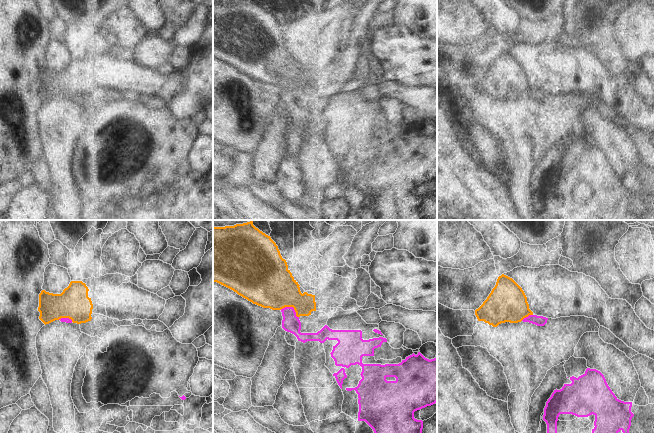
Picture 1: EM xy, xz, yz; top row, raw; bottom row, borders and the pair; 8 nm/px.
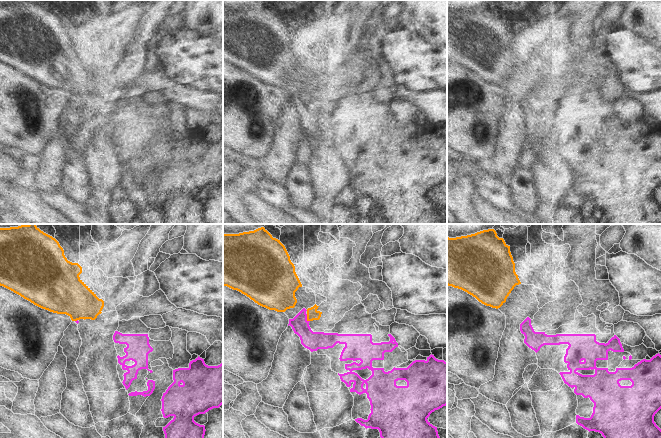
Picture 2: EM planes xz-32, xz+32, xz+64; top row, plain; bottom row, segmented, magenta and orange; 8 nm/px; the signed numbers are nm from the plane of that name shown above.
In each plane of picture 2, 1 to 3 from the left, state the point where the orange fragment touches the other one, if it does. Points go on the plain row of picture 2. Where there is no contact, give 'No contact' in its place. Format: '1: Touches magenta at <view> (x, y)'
1: Touches magenta at xz-32 (77, 96)
2: Touches magenta at xz+32 (306, 94)
3: No contact.

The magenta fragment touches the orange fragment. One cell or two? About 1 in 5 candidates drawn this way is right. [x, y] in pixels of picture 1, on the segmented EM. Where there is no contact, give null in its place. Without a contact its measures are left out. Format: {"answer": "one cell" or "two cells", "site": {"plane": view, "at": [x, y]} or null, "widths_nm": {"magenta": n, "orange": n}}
{"answer": "two cells", "site": {"plane": "xz", "at": [291, 307]}, "widths_nm": {"magenta": 140, "orange": 380}}

